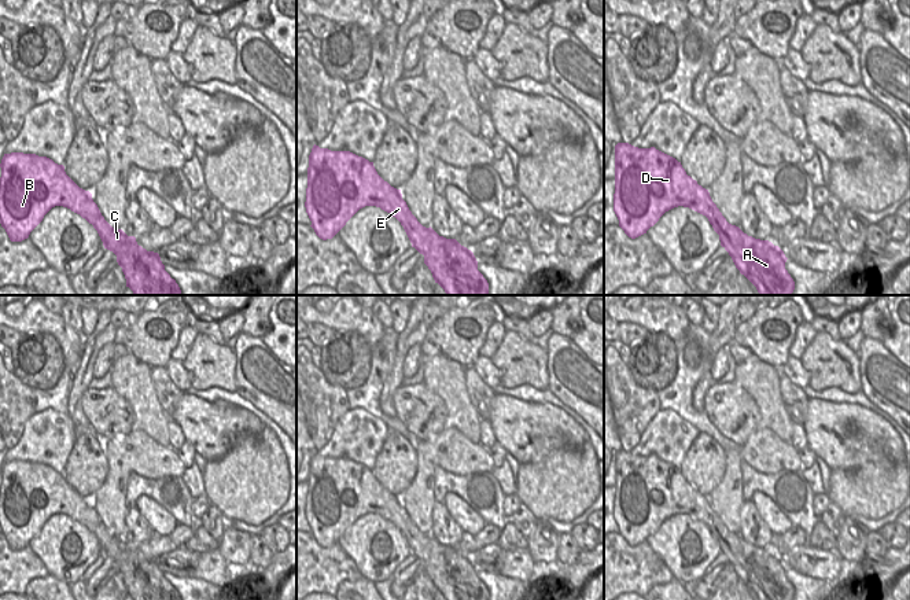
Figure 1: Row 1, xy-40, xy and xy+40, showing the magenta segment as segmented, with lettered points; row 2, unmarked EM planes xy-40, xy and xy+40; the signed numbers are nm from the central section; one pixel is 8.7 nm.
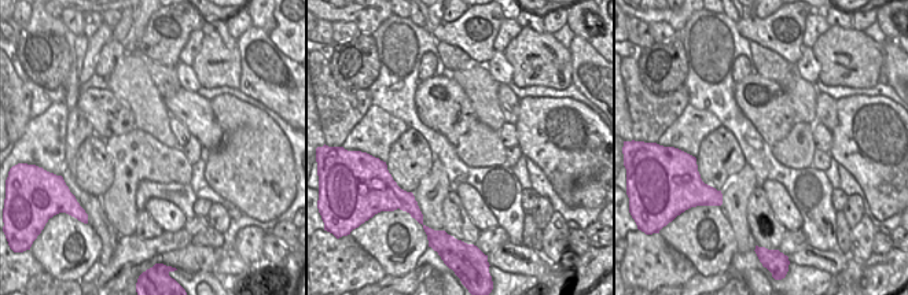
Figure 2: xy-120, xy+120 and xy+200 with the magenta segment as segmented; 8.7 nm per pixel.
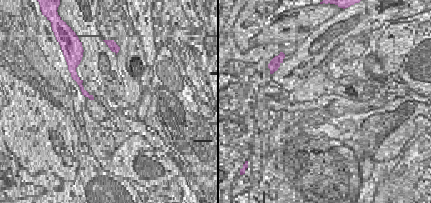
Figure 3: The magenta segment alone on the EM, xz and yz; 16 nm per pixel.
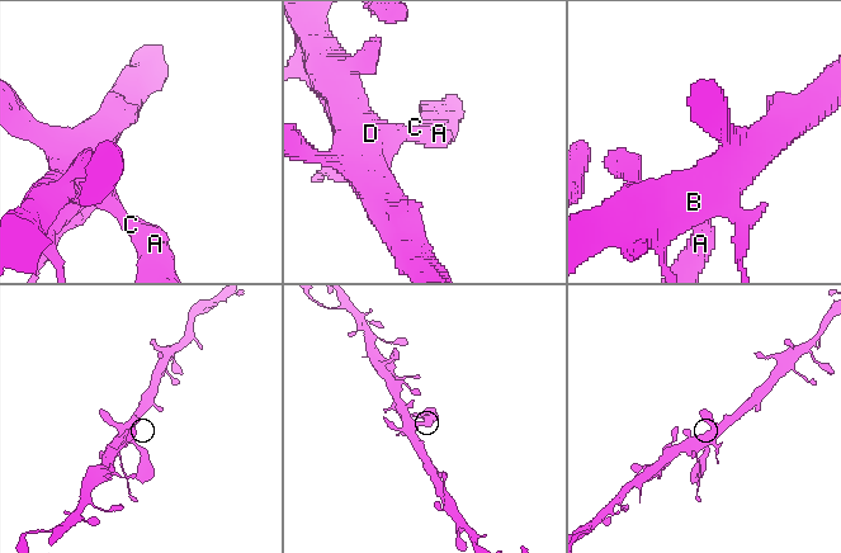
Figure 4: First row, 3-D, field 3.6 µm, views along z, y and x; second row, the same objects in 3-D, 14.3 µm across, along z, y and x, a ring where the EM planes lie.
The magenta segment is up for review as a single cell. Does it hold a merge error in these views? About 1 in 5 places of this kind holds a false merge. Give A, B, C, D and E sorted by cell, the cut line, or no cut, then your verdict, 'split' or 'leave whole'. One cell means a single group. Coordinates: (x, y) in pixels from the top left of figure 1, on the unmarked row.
groups A B C D E; cut none; leave whole

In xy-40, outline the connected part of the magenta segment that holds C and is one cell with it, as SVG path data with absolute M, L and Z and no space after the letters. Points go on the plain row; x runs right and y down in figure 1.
M4 461L0 485L0 531L11 549L22 549L43 529L44 523L55 514L63 514L80 522L97 538L104 556L117 563L122 575L126 595L133 600L181 600L178 592L165 578L158 560L147 559L137 552L135 544L128 544L122 537L113 535L102 523L92 501L80 496L65 479L63 472L36 461Z

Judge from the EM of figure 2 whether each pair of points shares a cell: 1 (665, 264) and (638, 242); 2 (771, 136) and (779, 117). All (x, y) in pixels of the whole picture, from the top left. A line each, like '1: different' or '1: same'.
1: same
2: same

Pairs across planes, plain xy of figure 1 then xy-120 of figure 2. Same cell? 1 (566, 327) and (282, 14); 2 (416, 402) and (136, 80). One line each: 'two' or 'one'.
1: two
2: two

